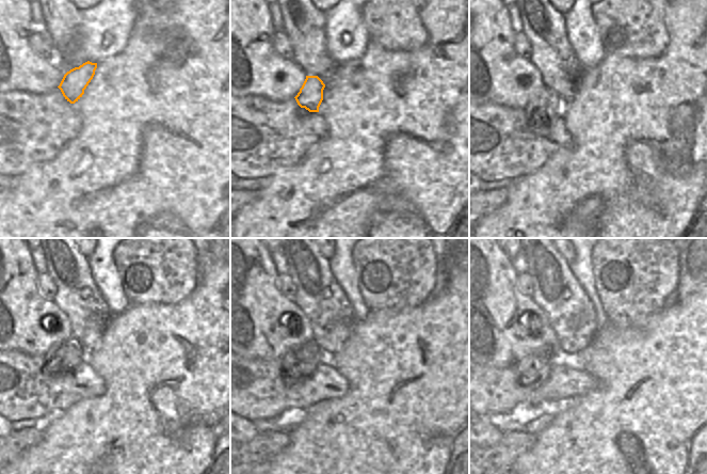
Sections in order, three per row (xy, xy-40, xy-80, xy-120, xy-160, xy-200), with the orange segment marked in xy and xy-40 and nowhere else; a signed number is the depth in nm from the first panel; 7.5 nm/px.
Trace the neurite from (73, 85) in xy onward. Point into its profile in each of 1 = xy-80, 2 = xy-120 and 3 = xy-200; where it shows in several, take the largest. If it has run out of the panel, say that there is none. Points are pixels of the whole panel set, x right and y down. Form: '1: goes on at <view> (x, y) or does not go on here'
1: goes on at xy-80 (544, 109)
2: goes on at xy-120 (67, 356)
3: goes on at xy-200 (530, 379)

